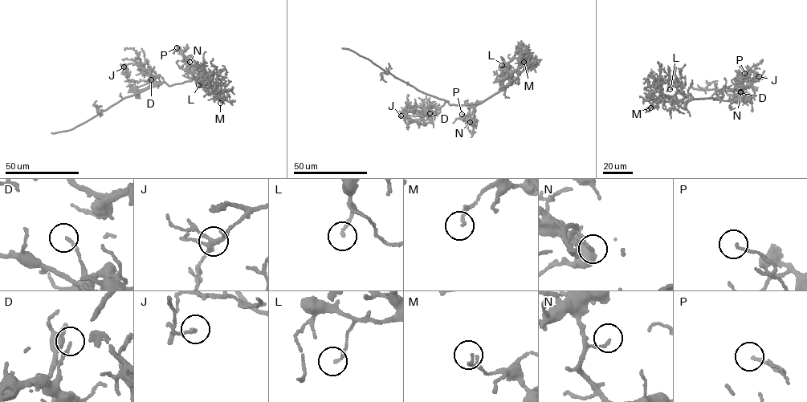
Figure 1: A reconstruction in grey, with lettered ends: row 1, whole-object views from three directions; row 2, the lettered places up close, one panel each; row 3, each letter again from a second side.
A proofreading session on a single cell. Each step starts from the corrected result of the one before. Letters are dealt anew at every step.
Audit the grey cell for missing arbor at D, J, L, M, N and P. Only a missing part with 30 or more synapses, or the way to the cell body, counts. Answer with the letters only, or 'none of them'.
none of them

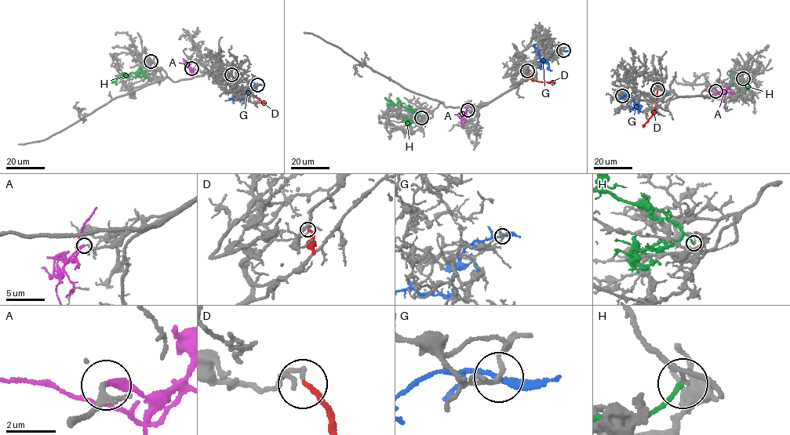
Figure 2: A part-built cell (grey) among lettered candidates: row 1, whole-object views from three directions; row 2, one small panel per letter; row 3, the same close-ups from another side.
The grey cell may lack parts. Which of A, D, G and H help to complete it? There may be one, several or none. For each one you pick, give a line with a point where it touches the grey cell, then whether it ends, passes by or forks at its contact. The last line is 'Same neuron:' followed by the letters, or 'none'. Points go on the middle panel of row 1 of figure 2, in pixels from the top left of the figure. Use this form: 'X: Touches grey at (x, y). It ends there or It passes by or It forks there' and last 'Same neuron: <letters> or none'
A: Touches grey at (467, 110). It ends there
Same neuron: A

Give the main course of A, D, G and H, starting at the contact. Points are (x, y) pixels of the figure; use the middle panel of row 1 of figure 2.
A: (467, 110), (461, 120), (463, 126)
D: (527, 70), (532, 79), (555, 83)
G: (563, 51), (558, 50), (540, 66), (541, 61), (533, 44)
H: (421, 117), (406, 107), (387, 101)

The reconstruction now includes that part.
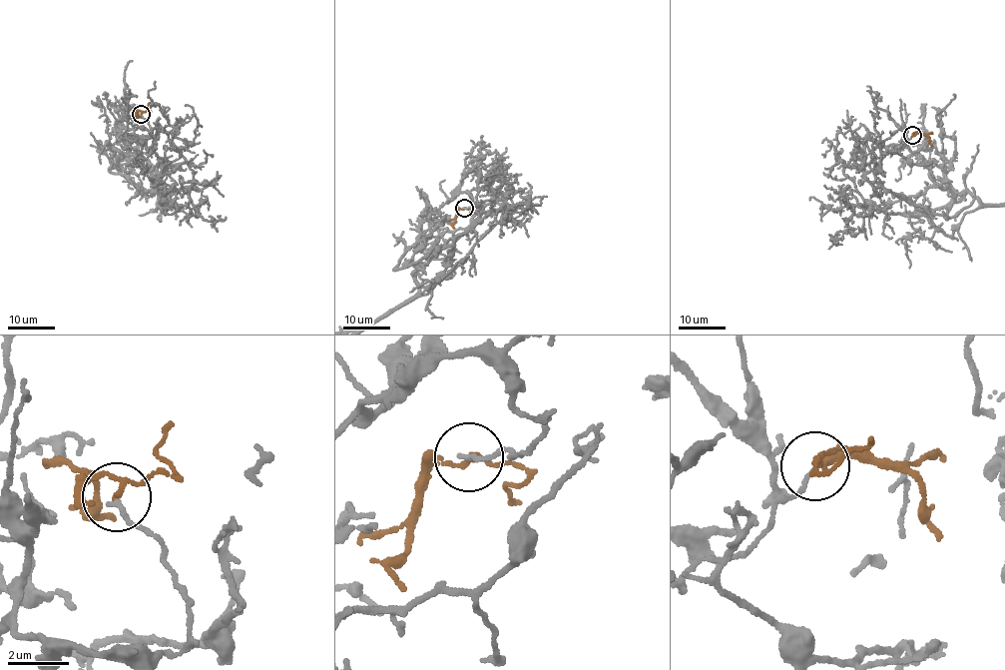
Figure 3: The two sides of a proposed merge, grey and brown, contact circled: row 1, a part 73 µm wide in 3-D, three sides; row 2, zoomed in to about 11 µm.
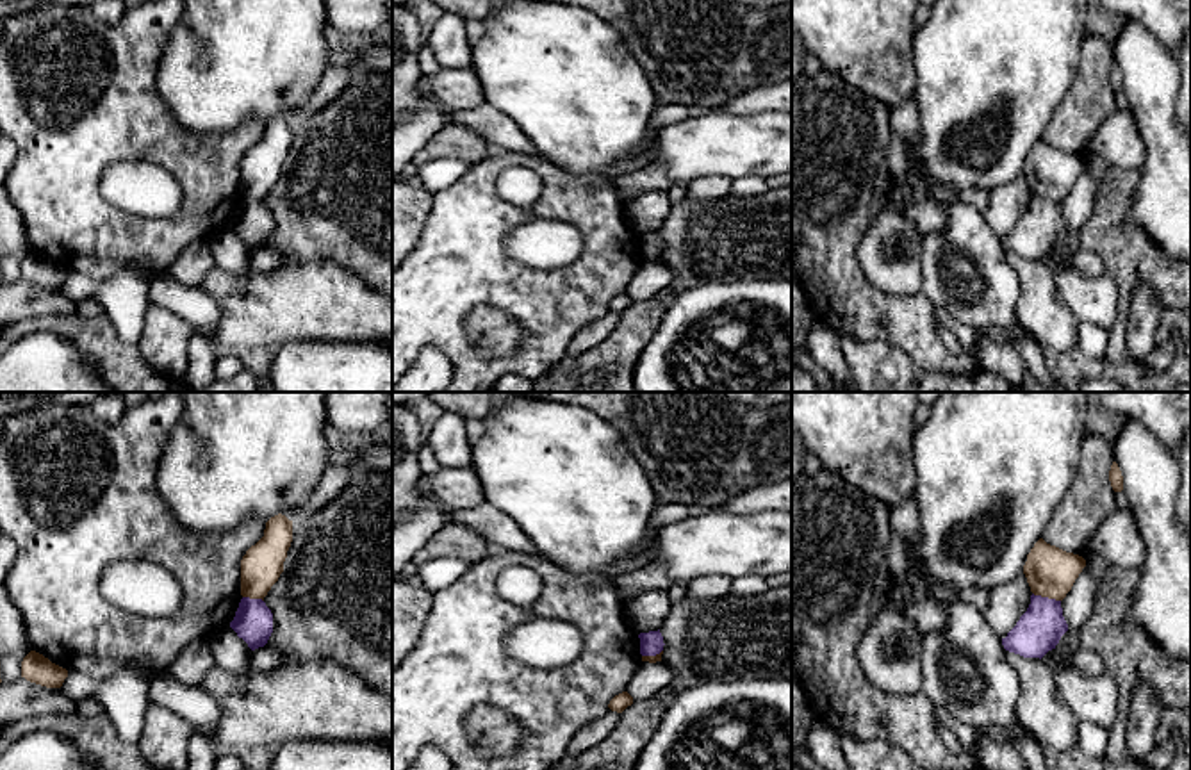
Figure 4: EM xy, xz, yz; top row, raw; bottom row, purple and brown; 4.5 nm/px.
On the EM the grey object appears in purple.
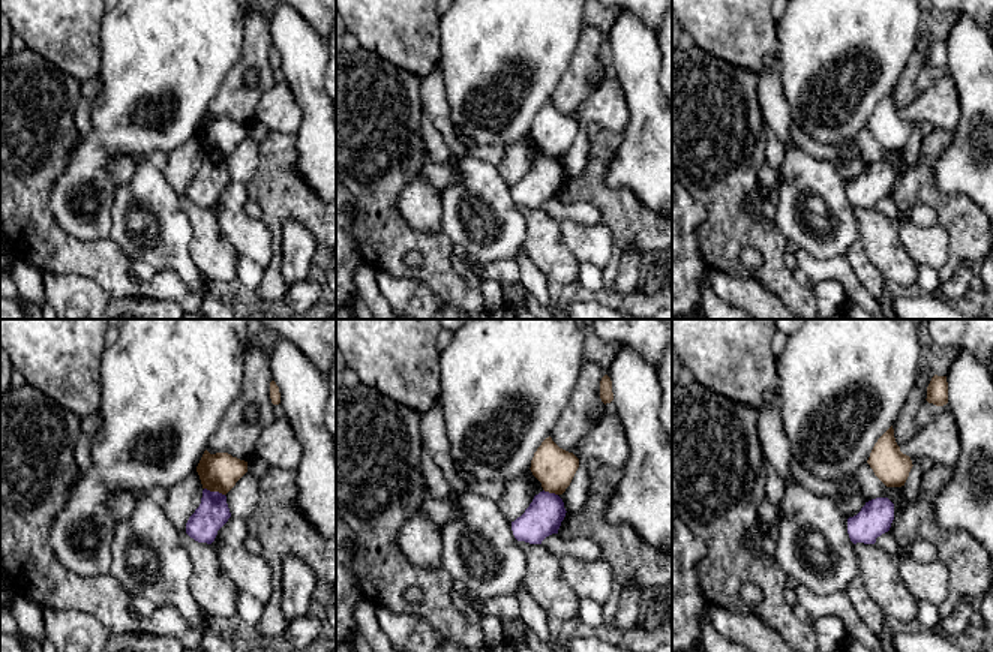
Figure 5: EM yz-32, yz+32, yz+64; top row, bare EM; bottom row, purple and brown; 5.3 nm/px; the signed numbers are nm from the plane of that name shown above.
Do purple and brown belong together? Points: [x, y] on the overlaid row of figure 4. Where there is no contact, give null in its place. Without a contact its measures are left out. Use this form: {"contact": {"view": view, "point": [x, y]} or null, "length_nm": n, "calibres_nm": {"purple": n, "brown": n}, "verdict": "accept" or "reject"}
{"contact": {"view": "yz", "point": [1047, 597]}, "length_nm": 130, "calibres_nm": {"purple": 200, "brown": 220}, "verdict": "reject"}

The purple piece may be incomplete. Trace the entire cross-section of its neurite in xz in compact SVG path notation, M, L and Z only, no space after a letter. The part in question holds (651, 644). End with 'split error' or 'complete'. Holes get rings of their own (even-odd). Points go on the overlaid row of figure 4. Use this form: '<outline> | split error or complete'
M658 631L640 633L640 654L642 656L656 656L663 651L663 636Z | complete

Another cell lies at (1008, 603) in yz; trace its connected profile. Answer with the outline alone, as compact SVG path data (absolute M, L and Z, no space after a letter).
M1020 574L1002 586L991 590L984 617L998 638L1006 638L1031 604L1031 586Z

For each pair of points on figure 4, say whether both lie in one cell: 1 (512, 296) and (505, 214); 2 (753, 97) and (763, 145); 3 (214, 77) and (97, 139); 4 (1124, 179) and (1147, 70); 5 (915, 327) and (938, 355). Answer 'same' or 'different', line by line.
1: same
2: different
3: different
4: different
5: same

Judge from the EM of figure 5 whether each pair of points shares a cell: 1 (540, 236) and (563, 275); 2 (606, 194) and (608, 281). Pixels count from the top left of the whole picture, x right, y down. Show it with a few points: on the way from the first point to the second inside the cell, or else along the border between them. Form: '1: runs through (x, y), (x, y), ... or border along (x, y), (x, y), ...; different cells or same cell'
1: runs through (545, 245), (560, 266); same cell
2: runs through (620, 215), (620, 249), (615, 260); same cell

